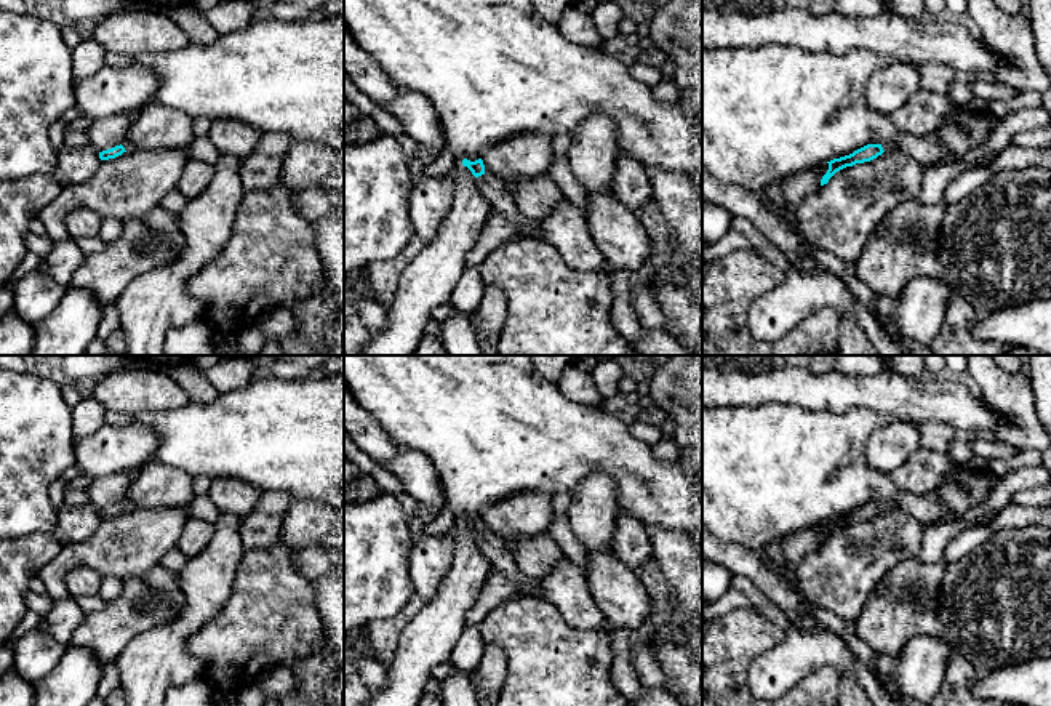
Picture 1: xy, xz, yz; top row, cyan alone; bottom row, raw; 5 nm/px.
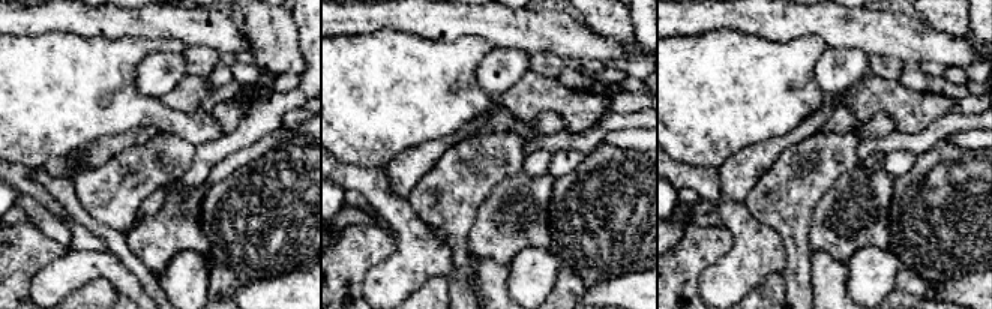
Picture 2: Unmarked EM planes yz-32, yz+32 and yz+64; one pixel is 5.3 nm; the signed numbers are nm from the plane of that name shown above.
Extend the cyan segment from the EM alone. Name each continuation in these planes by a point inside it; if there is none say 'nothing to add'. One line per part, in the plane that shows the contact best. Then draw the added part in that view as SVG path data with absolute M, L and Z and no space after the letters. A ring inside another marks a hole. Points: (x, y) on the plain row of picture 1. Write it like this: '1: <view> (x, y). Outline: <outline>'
1: xz (496, 557). Outline: M485 532L477 536L477 544L488 572L499 572L515 583L523 594L537 596L537 580L526 578L518 570L506 543L499 536L491 532Z

